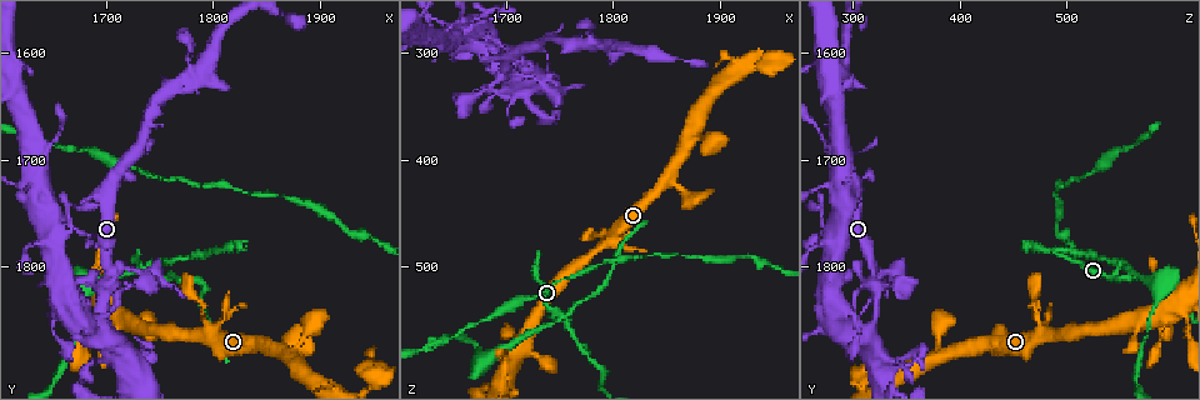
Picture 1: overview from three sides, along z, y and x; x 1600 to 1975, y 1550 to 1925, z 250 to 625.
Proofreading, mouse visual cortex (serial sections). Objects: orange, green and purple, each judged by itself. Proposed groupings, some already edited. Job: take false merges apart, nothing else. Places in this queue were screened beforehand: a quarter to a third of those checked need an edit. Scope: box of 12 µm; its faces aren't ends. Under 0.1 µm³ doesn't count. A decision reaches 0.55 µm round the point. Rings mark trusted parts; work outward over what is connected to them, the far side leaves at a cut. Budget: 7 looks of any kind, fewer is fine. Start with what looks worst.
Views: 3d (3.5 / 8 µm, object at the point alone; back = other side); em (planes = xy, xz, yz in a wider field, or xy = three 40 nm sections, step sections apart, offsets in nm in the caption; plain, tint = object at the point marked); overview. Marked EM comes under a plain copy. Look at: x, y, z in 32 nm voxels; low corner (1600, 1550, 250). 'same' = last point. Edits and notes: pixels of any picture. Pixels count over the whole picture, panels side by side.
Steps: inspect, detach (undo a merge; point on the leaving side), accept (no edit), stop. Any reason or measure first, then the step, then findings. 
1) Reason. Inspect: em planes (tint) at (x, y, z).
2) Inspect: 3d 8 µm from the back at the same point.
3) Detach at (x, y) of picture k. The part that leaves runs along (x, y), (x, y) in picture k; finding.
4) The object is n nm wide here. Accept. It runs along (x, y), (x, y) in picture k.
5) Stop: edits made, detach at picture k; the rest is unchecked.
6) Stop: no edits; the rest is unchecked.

Three arms meet. Inspect: 3d 8 µm at (1738, 1802, 554).

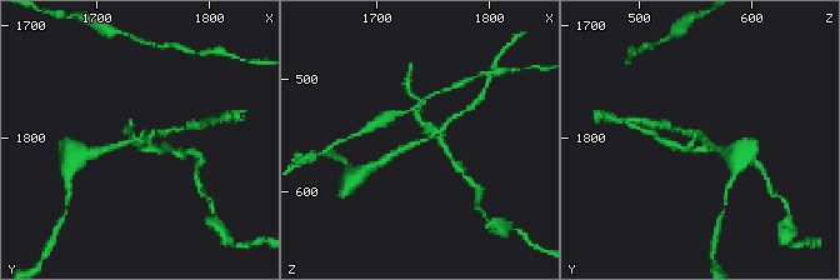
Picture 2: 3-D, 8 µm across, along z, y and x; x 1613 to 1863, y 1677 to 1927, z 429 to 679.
3 arms meet here; the arms are 150, 150, 200 nm wide. Inspect: em xy step 5 (tint) at (1736, 1802, 554).

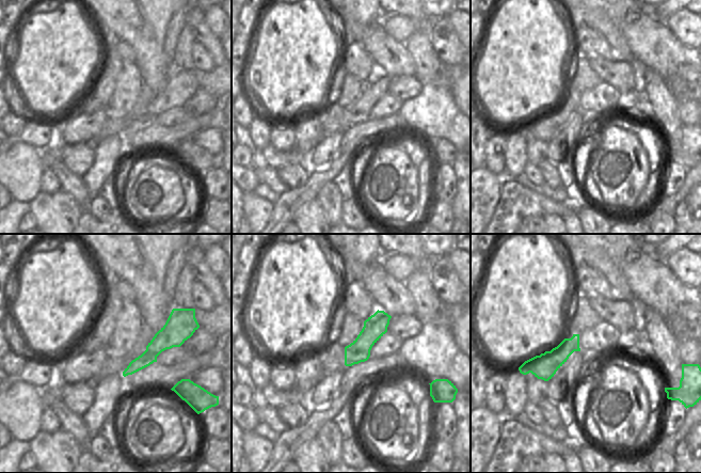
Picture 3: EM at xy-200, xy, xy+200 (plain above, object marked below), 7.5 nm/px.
Accept. One cell here.

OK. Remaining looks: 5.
A fork. Inspect: 3d 3.5 µm at (1782, 1622, 292).

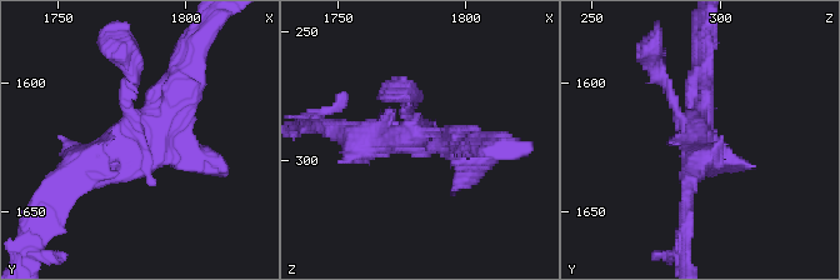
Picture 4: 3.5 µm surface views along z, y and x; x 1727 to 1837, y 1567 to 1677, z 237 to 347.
Inspect: em xy step 3 (tint) at (1783, 1620, 292).

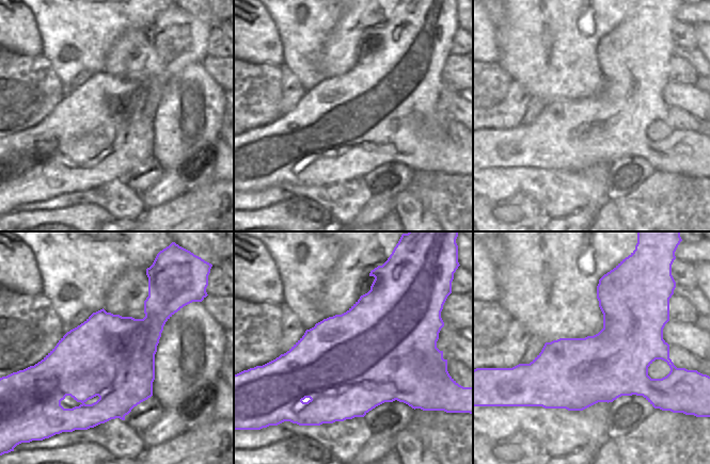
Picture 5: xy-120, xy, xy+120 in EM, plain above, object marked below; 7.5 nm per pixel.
Accept. It runs along (68, 173), (140, 138), (186, 65) in picture 4; one cell here.

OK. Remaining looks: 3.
Abrupt turn. Inspect: 3d 8 µm at (1692, 1856, 318).

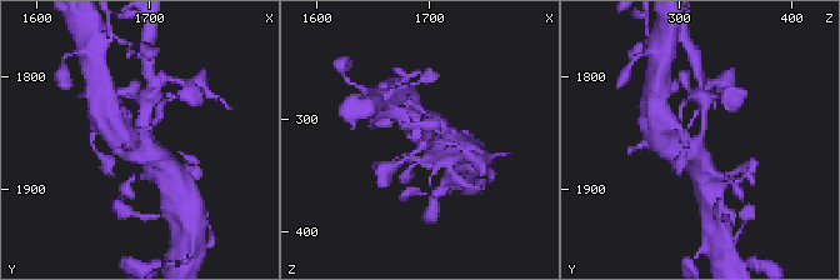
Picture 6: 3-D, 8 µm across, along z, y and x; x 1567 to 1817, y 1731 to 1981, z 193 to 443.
Zoom in. Inspect: 3d 3.5 µm at (1690, 1856, 316).

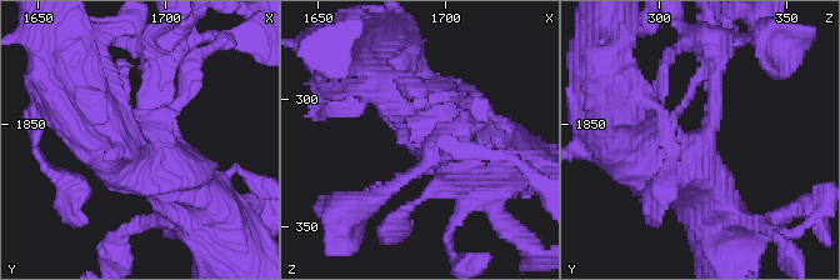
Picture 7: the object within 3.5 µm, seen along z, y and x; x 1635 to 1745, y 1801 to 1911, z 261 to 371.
Need the tissue. Inspect: em xy step 3 (tint) at (1693, 1856, 317).

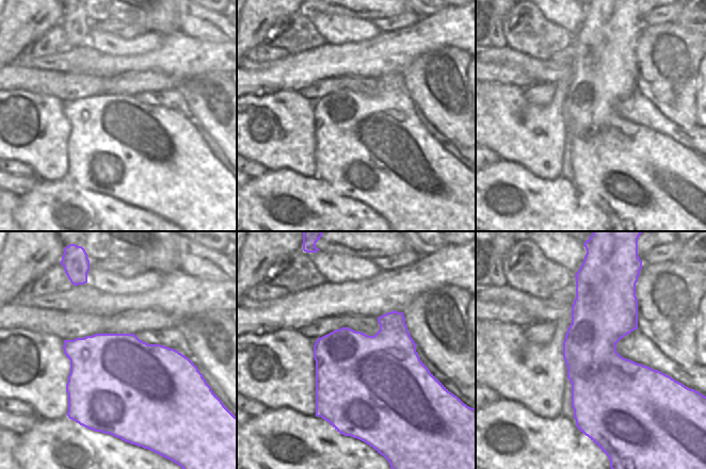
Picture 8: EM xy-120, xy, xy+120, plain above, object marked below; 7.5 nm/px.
Accept. It runs along (715, 84), (685, 160), (621, 138) in picture 7; one cell here.

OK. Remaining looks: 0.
Stop: no edits; the rest is unchecked.

